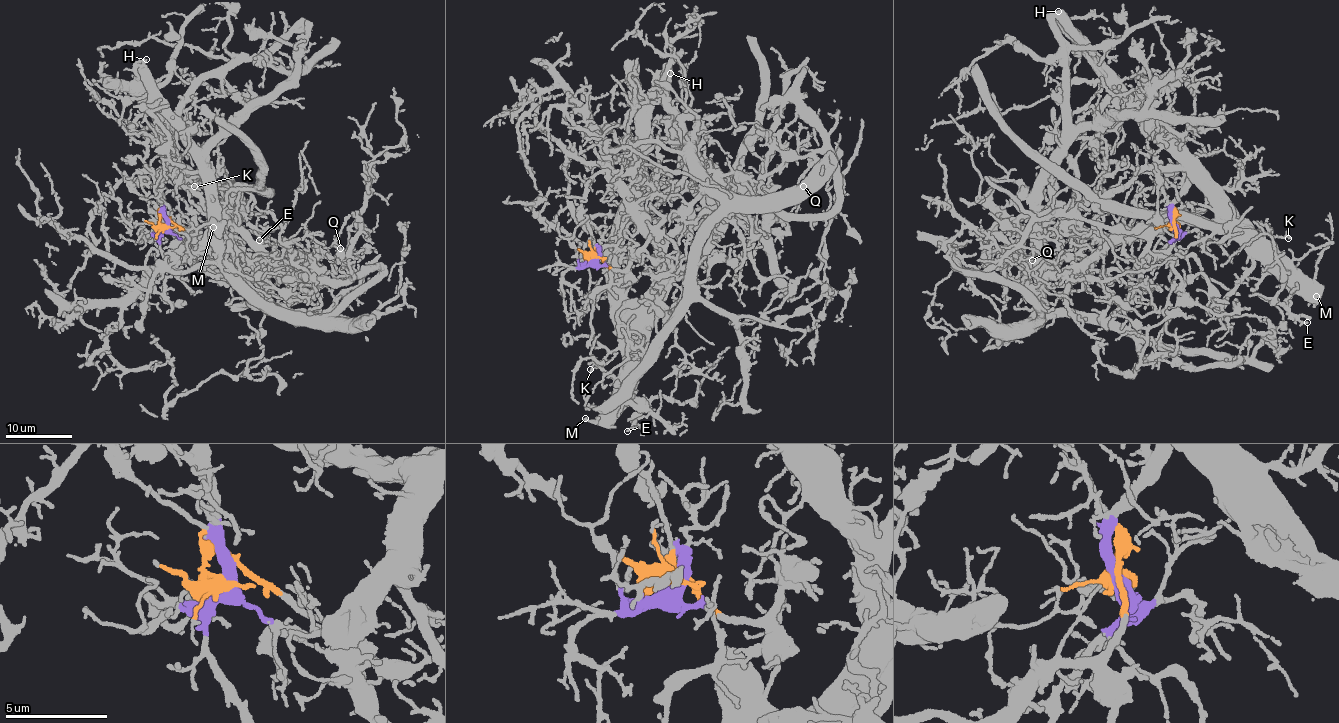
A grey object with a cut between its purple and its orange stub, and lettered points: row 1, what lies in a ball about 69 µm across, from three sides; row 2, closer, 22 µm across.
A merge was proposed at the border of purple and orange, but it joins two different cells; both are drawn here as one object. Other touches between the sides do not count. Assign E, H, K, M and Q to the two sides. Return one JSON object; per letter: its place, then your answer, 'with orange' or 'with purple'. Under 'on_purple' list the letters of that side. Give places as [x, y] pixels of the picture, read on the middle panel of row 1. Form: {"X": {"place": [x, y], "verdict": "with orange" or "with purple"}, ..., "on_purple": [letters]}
{"E": {"place": [627, 431], "verdict": "with purple"}, "H": {"place": [670, 73], "verdict": "with purple"}, "K": {"place": [590, 369], "verdict": "with purple"}, "M": {"place": [585, 418], "verdict": "with purple"}, "Q": {"place": [803, 186], "verdict": "with orange"}, "on_purple": ["E", "H", "K", "M"]}

